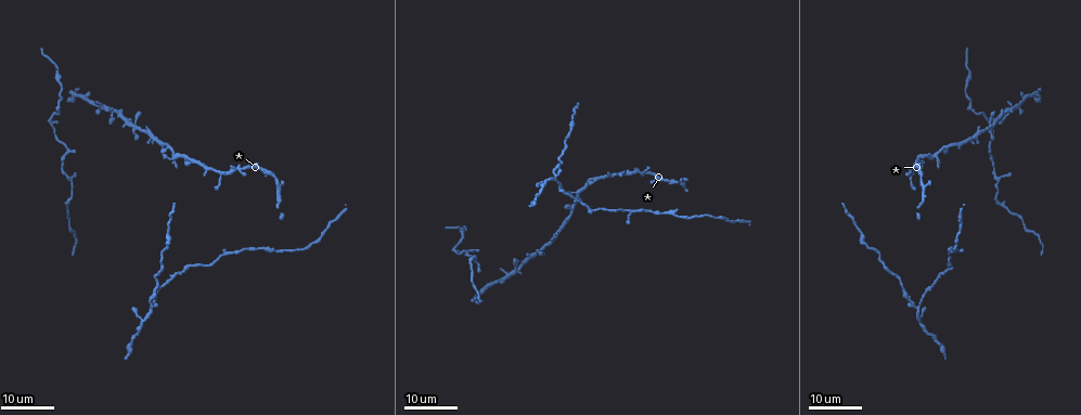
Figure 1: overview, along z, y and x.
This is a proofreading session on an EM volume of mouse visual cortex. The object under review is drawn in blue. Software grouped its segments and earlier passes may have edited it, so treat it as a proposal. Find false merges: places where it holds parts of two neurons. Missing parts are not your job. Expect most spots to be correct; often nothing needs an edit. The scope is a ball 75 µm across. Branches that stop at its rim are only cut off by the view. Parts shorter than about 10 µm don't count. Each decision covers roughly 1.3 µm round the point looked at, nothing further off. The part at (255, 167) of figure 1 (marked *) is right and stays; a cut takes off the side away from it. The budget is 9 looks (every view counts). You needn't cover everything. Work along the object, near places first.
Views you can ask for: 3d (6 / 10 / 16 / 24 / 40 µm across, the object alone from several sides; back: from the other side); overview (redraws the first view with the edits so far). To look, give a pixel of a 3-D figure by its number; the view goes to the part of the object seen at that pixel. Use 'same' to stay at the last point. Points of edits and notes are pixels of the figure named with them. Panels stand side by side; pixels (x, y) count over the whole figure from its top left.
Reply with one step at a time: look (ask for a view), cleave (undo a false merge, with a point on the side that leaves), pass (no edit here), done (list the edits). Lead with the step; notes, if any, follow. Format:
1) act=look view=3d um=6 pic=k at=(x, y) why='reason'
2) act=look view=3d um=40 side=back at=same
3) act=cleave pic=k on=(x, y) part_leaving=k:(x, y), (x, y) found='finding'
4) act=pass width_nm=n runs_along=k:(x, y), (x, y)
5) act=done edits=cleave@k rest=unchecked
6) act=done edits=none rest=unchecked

act=look view=3d um=16 pic=1 at=(268, 252) why='arms run side by side'

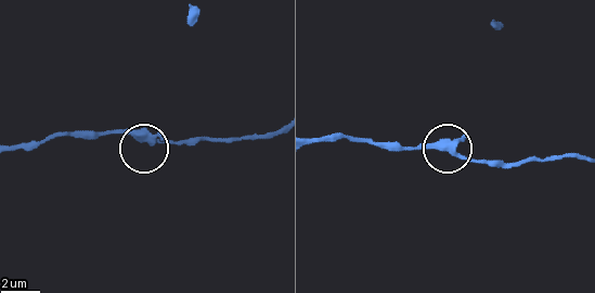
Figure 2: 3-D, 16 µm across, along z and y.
act=look view=3d um=6 pic=2 at=(150, 141)

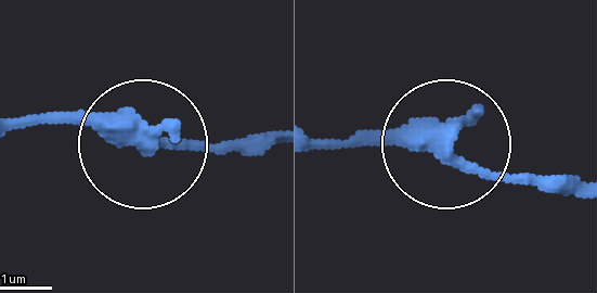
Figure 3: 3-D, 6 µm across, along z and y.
act=pass width_nm=260 found='all the same neuron'

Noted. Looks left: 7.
act=look view=3d um=16 pic=1 at=(134, 126) why='four-way junction'

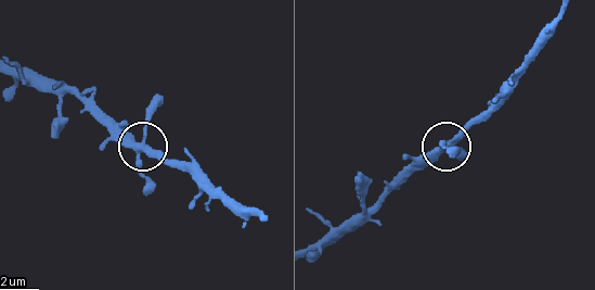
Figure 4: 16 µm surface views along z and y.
act=look view=3d um=6 pic=4 at=(141, 148)

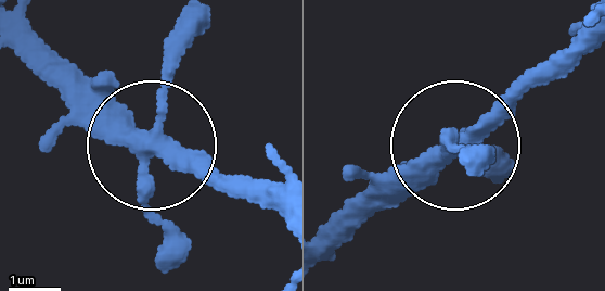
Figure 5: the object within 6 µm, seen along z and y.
act=pass runs_along=5:(284, 225), (129, 134), (42, 47) found='one neuron here'

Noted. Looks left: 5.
act=look view=3d um=16 pic=1 at=(111, 112) why='looks like a crossing'

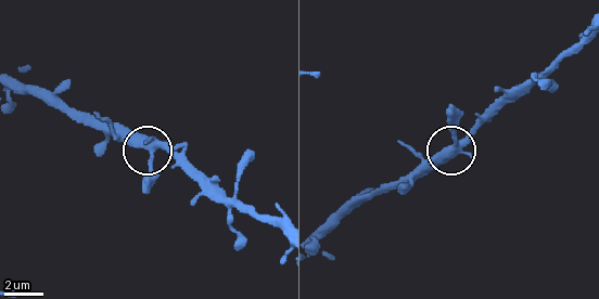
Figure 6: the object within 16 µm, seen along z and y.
act=look view=3d um=6 pic=6 at=(456, 141)

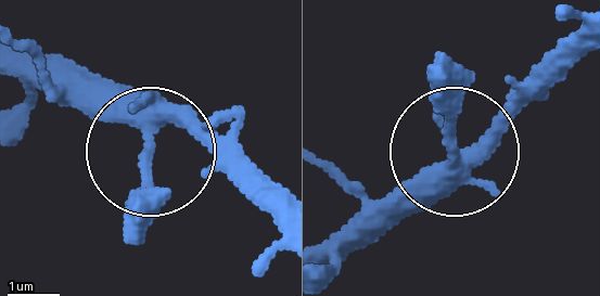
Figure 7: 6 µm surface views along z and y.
act=pass width_nm=290 found='continuous, no second neuron'

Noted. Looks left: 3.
act=look view=3d um=24 pic=1 at=(53, 126)

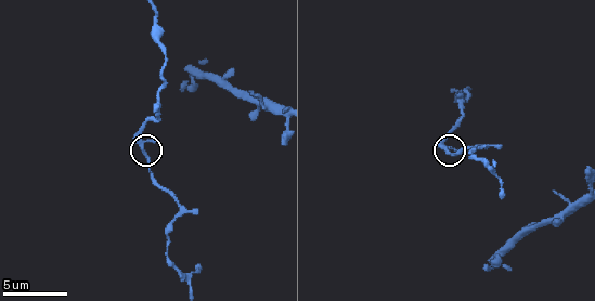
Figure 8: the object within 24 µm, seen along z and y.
act=look view=3d um=10 pic=8 at=(450, 151) why='zoom in'

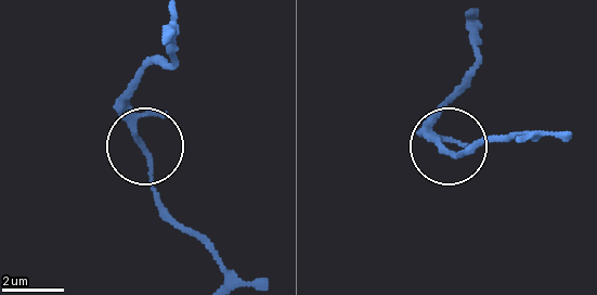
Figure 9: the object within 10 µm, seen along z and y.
act=look view=3d um=6 pic=9 at=(139, 141)

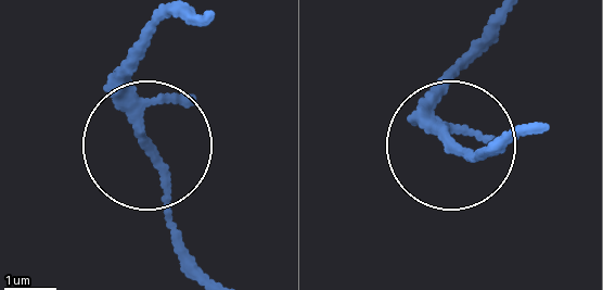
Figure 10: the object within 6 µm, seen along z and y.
act=pass width_nm=160 found='all the same neuron'

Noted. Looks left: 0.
act=done edits=none rest=unchecked

